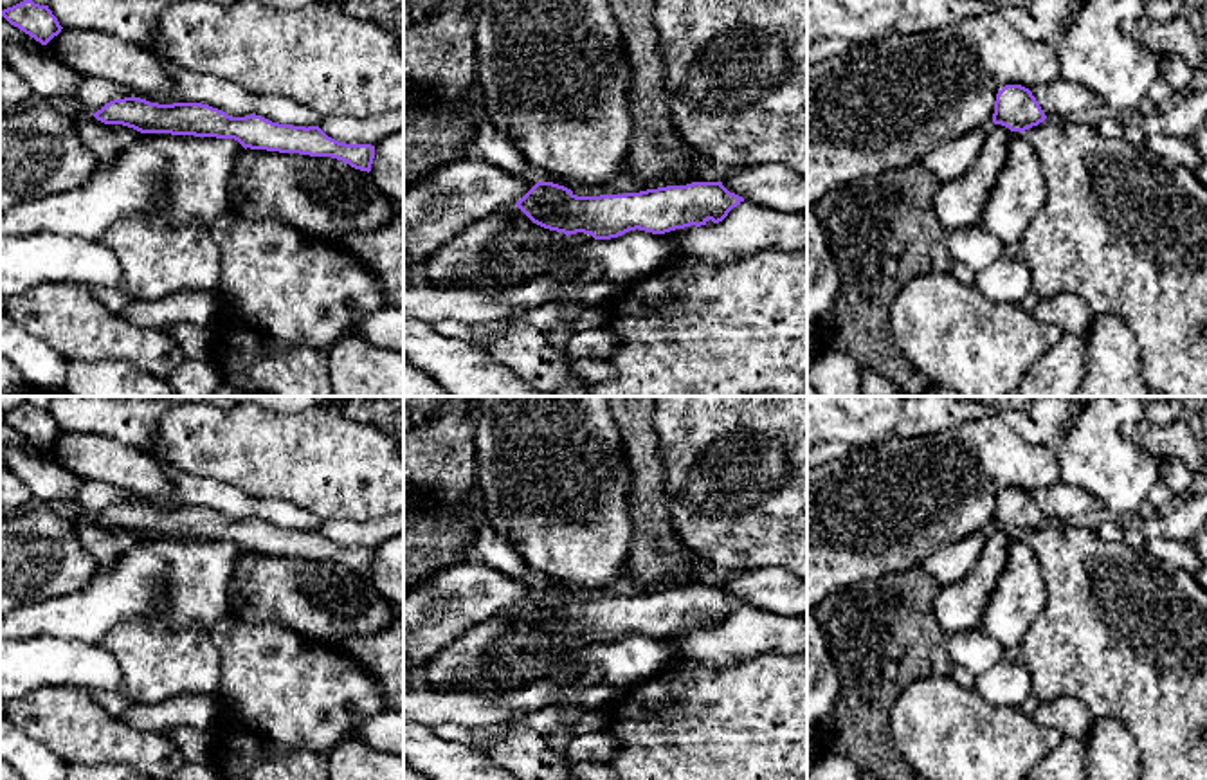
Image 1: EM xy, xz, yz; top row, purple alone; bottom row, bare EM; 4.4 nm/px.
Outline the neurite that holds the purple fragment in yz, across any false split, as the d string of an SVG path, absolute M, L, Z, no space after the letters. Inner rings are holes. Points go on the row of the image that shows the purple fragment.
M1005 85L998 90L993 113L994 124L1021 133L1045 119L1047 115L1029 88L1021 85Z

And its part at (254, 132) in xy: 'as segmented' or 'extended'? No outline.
as segmented

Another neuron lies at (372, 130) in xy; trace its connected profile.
M404 108L366 119L322 117L317 126L339 142L377 146L384 137L404 130Z

